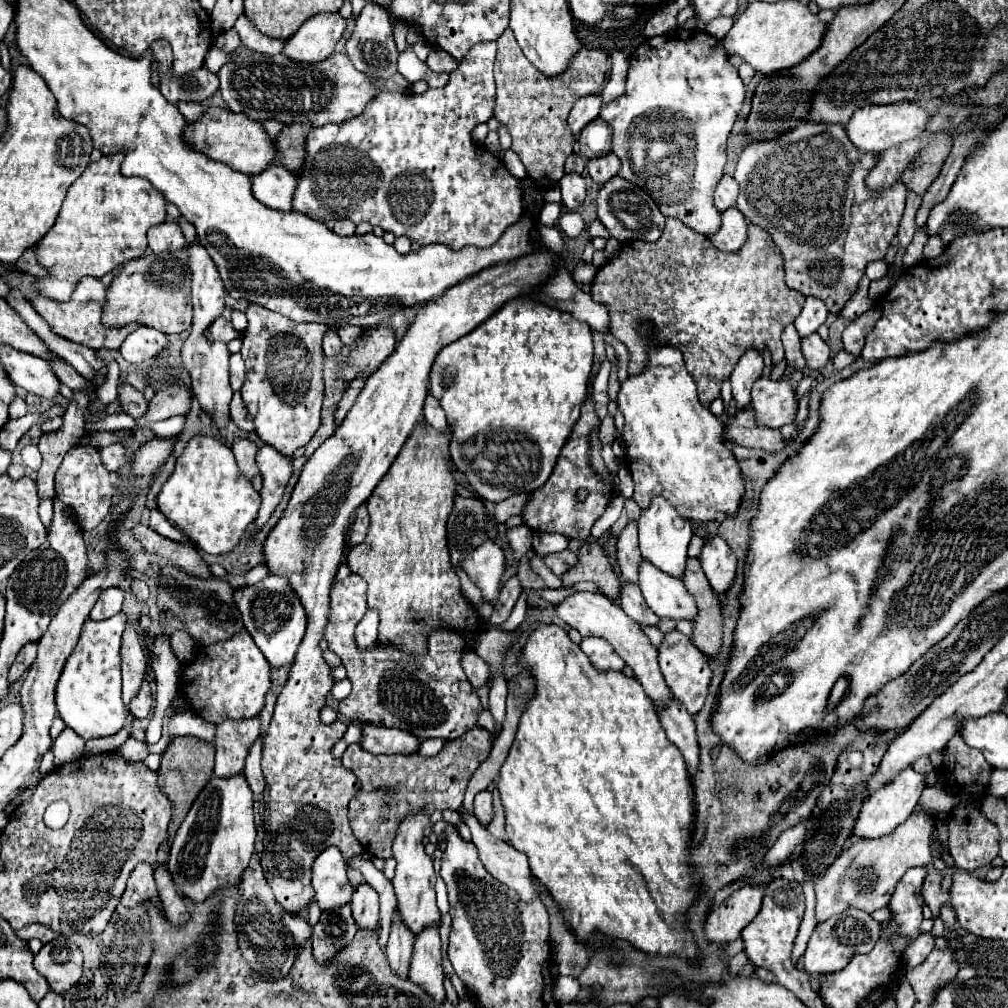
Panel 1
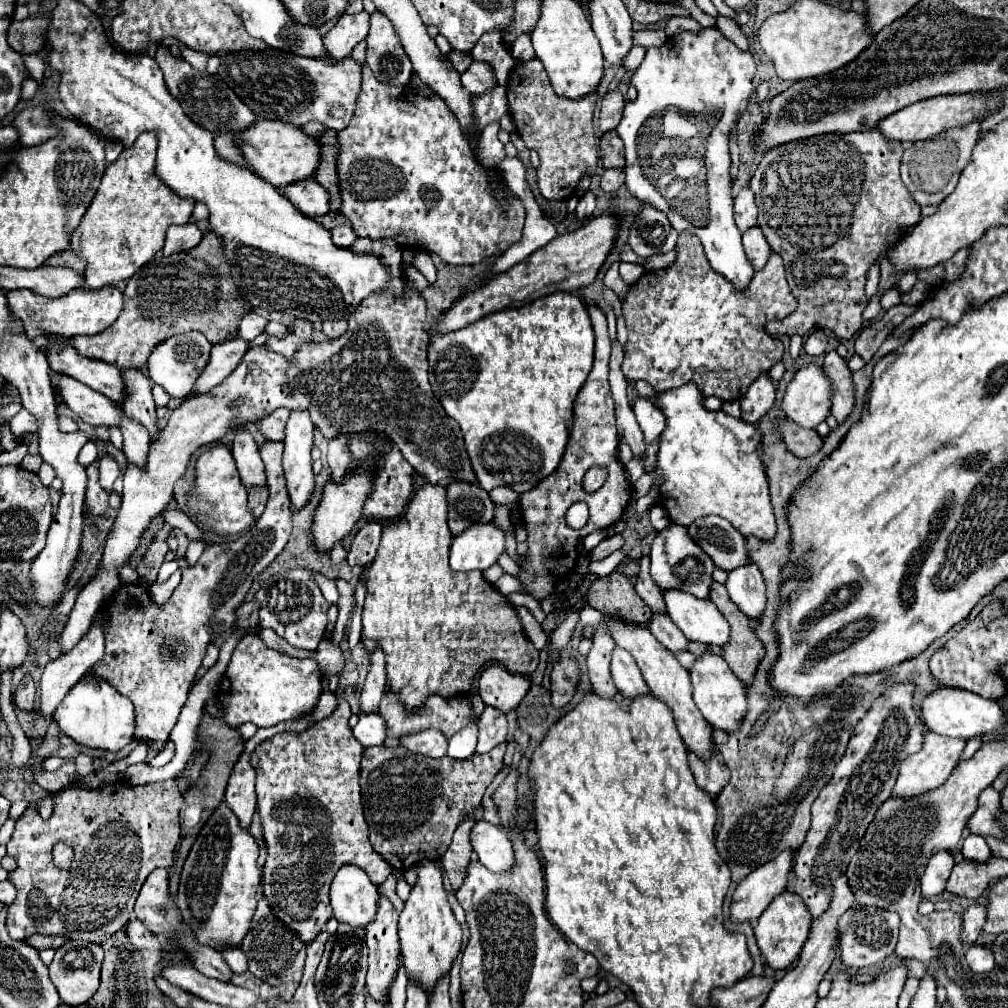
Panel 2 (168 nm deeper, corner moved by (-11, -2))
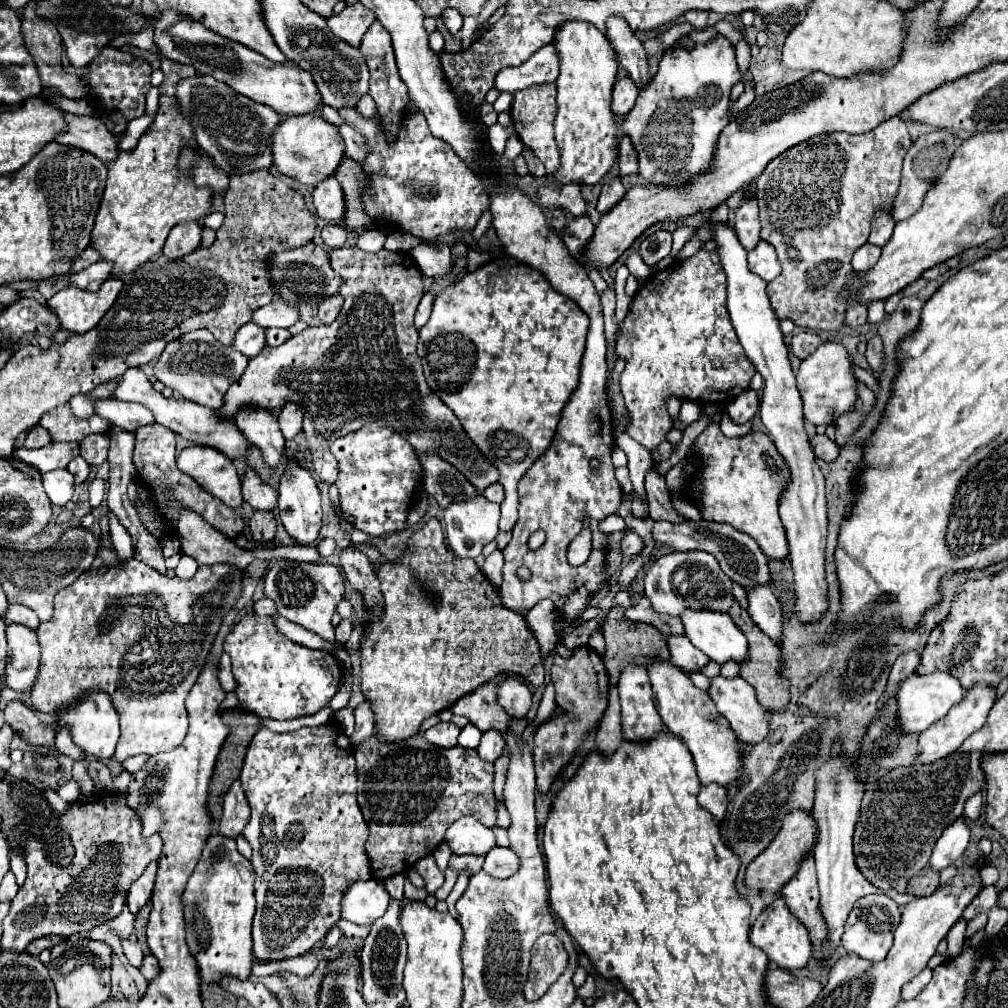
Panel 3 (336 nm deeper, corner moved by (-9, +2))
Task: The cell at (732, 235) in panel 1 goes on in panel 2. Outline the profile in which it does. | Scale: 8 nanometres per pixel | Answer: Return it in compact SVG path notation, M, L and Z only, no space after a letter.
M758 227L748 229L748 233L744 233L742 239L744 239L744 251L746 251L746 257L750 259L752 267L754 267L756 271L760 271L760 269L766 265L770 253L772 253L768 241L764 241L764 235L760 233Z

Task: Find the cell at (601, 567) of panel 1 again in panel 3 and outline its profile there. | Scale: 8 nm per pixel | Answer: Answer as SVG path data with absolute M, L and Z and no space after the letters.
M622 605L610 607L606 611L606 621L602 623L602 631L604 631L604 637L606 637L606 653L602 655L602 659L606 663L606 669L608 669L608 675L610 675L610 683L618 681L618 673L622 671L622 665L628 665L628 663L646 665L654 657L670 659L664 635L654 625L632 623L628 619L624 619L624 613L626 613L626 607L622 607Z

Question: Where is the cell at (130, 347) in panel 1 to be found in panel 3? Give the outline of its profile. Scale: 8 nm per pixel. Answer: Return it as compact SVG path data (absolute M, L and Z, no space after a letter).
M198 329L166 345L154 365L154 377L180 397L208 409L218 409L230 383L234 383L240 377L242 369L246 369L246 359L248 357L242 357L242 353L238 353L236 349L230 349L216 341L208 329Z

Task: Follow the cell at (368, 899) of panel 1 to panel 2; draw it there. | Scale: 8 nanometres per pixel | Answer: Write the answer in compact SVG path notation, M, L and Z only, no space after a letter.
M382 895L380 903L378 903L376 919L366 927L366 945L370 949L370 957L368 957L370 967L368 967L368 975L366 975L366 991L370 997L374 997L380 1003L386 1003L390 999L390 987L392 987L396 971L398 971L400 943L396 937L396 923L398 923L396 917L398 917L398 911L390 903L390 899Z

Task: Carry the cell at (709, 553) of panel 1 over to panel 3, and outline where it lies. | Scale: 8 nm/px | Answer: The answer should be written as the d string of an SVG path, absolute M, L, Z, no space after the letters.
M754 585L746 589L748 615L752 621L774 641L780 641L782 635L782 615L778 597L772 593L768 585Z

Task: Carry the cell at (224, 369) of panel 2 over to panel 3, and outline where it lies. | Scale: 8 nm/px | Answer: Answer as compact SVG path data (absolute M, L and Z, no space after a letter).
M246 323L242 325L236 335L234 335L234 341L232 341L232 347L236 351L240 351L242 355L246 357L254 357L260 353L264 345L264 329L258 327L258 325L252 325L252 323Z

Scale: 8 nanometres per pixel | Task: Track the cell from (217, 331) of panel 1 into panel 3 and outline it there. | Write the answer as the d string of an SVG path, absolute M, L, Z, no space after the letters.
M274 299L266 307L260 307L252 313L252 323L262 327L290 327L298 321L298 309L286 305L284 301Z

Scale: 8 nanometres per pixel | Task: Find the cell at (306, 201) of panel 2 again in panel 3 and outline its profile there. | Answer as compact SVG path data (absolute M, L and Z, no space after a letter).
M332 177L324 179L312 191L312 203L316 207L318 217L324 221L342 221L344 201L342 201L342 187Z

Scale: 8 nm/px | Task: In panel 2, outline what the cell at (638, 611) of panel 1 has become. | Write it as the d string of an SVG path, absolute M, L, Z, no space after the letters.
M652 615L650 619L650 631L652 635L672 653L680 653L688 649L688 639L684 637L684 633L680 633L680 629L676 629L674 621L666 615Z

